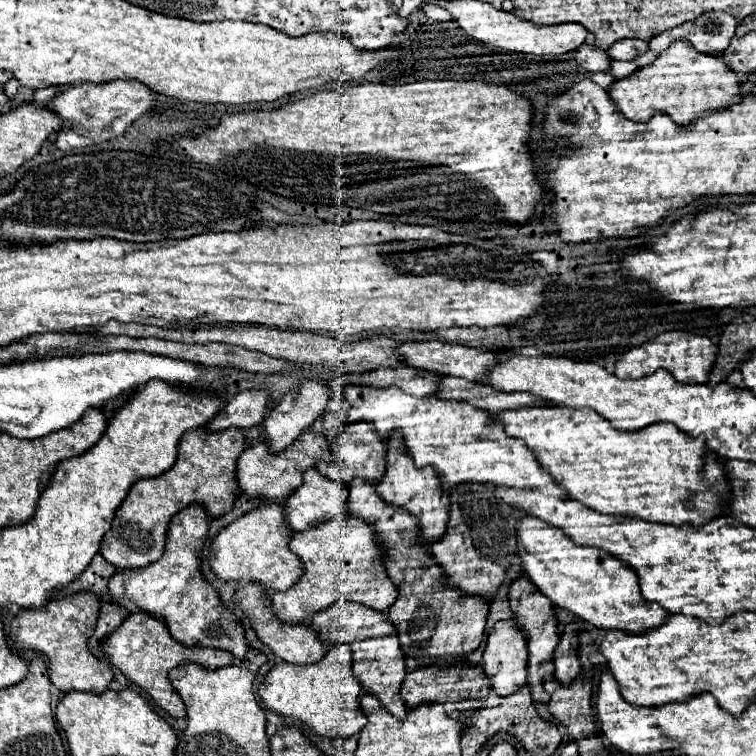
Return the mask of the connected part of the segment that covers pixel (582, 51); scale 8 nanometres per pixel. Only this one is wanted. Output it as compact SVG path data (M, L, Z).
M583 44L579 50L575 50L575 60L581 64L587 72L607 72L611 66L611 56L595 46Z

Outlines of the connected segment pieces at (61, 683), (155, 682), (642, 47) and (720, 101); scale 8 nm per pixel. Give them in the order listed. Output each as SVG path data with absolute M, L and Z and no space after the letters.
M77 592L77 594L65 596L61 600L51 600L39 610L35 610L35 608L33 610L21 610L11 622L11 636L17 640L19 646L23 646L27 650L39 650L45 654L45 658L49 662L49 678L51 678L53 686L57 686L61 692L83 690L83 692L97 692L99 694L99 692L105 692L113 680L111 668L105 662L97 660L89 652L89 638L95 630L99 610L101 610L101 598L95 592Z
M143 612L129 614L123 624L107 638L105 652L109 660L119 666L119 670L137 686L141 686L163 710L167 710L173 718L185 718L185 704L181 696L171 686L167 674L171 668L183 664L183 662L195 662L205 668L221 668L233 664L233 654L225 650L213 650L203 646L183 646L179 644L167 630L165 622L159 618L153 618Z
M623 40L623 42L615 42L615 46L611 46L611 56L613 60L635 60L639 54L647 52L649 46L643 40Z
M679 40L673 42L655 64L641 68L629 78L617 80L609 96L617 104L619 112L633 122L647 122L653 114L661 112L671 116L679 126L689 126L703 112L723 110L741 100L741 76L725 66L725 62L711 54L701 54L691 48L691 44Z

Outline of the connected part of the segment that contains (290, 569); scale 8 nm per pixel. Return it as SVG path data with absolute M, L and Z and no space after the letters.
M269 502L243 514L217 534L211 544L209 564L221 580L237 580L241 584L259 582L267 590L287 590L303 574L303 564L299 556L291 552L289 540L291 530L287 528L283 504Z

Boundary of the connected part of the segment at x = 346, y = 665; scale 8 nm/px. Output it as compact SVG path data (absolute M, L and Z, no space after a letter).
M333 644L327 654L315 664L277 664L261 682L259 696L267 708L277 714L297 718L305 728L319 736L349 738L367 724L365 714L359 708L361 684L353 676L351 646Z

